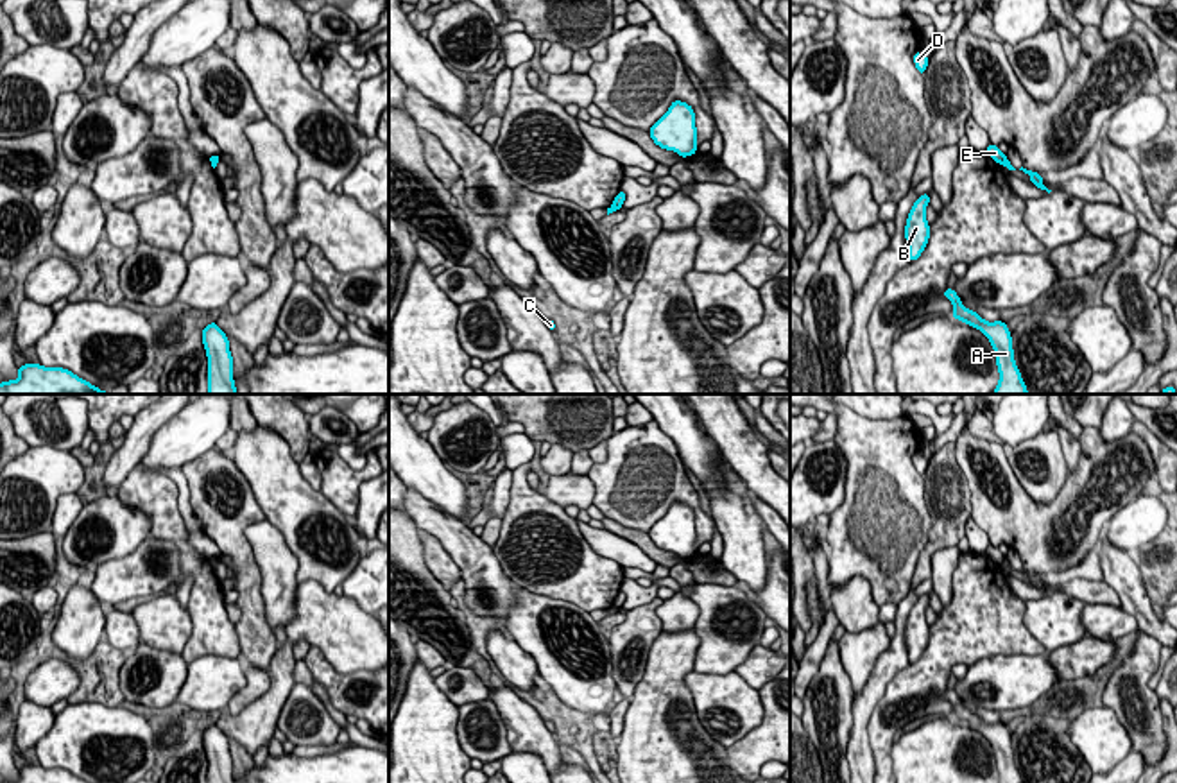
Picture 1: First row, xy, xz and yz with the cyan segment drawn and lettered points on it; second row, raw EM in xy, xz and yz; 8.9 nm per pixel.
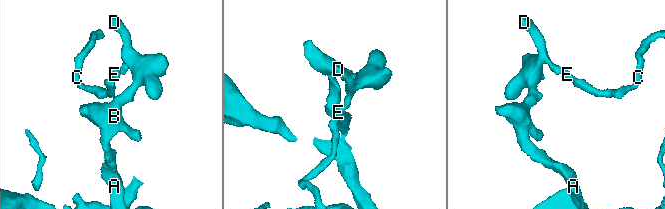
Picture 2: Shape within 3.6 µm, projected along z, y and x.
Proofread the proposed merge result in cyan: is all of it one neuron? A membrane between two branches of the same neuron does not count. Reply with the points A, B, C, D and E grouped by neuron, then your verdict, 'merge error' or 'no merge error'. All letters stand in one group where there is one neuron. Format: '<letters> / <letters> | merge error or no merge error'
A B D E / C | merge error

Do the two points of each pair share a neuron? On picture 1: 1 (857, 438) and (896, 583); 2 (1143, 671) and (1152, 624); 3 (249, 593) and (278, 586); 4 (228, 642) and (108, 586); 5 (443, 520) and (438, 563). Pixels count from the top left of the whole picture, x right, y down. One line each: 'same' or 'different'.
1: same
2: different
3: different
4: different
5: different

